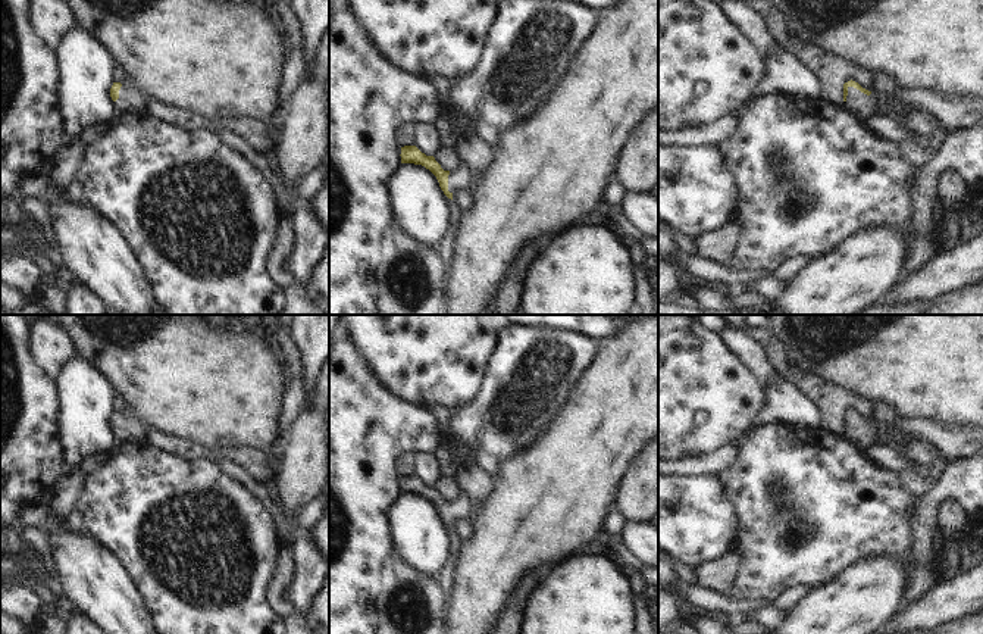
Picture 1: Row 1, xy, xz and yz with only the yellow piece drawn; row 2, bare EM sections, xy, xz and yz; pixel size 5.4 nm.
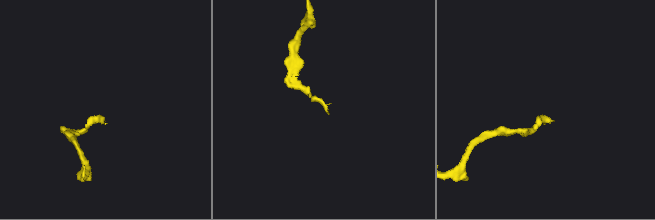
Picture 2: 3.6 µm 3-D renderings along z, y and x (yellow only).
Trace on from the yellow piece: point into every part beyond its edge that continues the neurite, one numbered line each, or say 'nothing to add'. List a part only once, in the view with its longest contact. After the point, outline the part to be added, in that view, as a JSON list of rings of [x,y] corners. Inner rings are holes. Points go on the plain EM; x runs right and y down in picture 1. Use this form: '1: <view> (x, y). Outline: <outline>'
1: yz (960, 444). Outline: [[[848,416],[843,437],[864,450],[873,446],[899,450],[901,440],[918,437],[935,444],[951,460],[970,459],[983,449],[983,428],[962,427],[959,431],[952,431],[932,419],[907,419],[902,424],[902,437],[896,438],[893,431],[880,431],[876,424],[867,425]]]

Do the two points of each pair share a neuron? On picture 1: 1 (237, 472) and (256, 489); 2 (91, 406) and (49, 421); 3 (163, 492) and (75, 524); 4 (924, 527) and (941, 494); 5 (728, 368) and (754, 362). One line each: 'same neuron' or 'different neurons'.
1: same neuron
2: different neurons
3: different neurons
4: same neuron
5: different neurons

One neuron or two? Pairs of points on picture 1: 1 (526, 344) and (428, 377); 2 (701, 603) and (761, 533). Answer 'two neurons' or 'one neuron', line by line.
1: two neurons
2: two neurons

